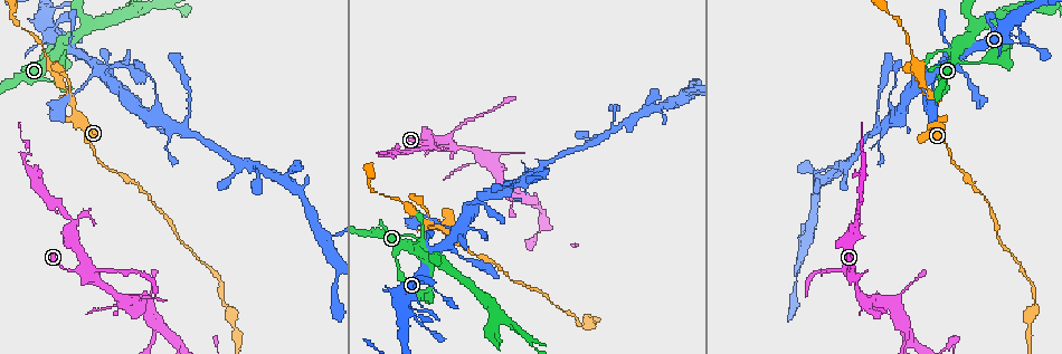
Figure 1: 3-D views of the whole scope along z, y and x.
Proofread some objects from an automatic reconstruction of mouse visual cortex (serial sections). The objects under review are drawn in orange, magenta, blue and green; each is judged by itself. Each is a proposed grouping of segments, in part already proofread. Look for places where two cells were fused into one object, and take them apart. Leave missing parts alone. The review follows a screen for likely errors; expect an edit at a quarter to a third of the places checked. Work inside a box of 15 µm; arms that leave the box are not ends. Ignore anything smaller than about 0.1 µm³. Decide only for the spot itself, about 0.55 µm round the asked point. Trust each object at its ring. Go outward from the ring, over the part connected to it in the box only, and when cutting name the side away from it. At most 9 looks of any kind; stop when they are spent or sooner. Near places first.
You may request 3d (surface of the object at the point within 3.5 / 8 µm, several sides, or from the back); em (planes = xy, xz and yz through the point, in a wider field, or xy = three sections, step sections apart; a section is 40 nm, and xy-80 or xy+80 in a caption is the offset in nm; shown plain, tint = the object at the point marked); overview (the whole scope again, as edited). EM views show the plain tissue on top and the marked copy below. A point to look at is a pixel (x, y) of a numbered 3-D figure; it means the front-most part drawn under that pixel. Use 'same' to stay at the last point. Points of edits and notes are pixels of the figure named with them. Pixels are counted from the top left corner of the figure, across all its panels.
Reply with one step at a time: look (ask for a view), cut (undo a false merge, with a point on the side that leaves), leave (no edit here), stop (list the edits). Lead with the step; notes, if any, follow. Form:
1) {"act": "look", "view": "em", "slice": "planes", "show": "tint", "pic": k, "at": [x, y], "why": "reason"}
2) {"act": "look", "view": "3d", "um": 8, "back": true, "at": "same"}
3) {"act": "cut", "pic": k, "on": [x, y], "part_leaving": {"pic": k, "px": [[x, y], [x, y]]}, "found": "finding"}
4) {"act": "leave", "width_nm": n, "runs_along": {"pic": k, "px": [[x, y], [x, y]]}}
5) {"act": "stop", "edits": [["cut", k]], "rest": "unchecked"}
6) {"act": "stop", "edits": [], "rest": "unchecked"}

{"act": "look", "view": "3d", "um": 3.5, "pic": 1, "at": [73, 108], "why": "a narrow waist"}

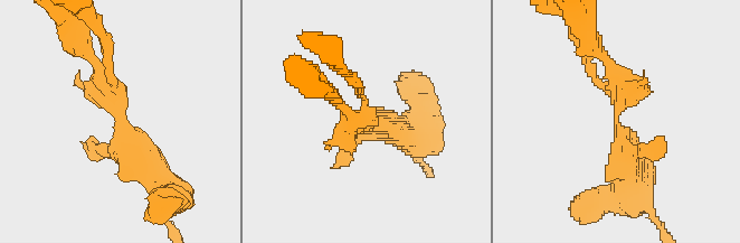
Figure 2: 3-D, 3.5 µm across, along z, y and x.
{"act": "look", "view": "em", "slice": "xy", "step": 1, "show": "tint", "pic": 2, "at": [616, 115]}

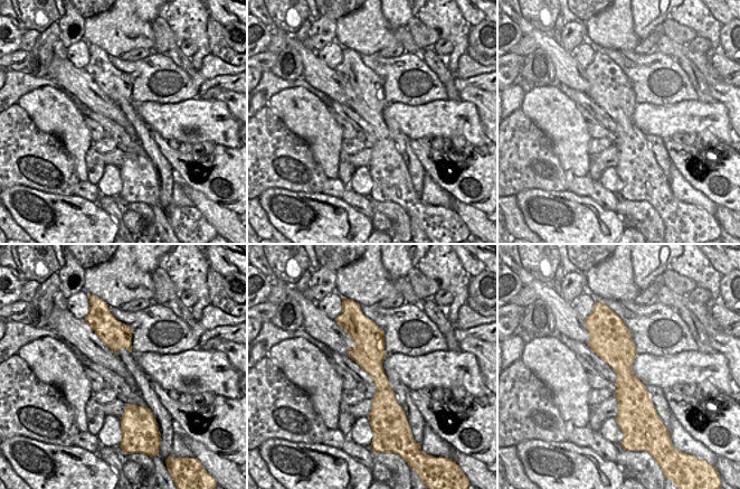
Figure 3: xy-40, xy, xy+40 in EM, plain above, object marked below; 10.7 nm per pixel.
{"act": "leave", "runs_along": {"pic": 3, "px": [[366, 321], [379, 417]]}, "found": "one cell here"}

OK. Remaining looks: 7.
{"act": "look", "view": "3d", "um": 3.5, "pic": 1, "at": [536, 168], "why": "thick turns thin"}

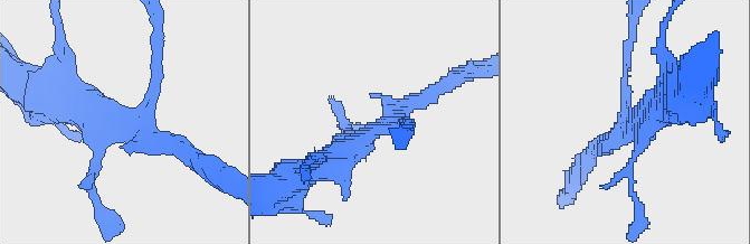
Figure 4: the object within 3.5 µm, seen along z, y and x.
{"act": "look", "view": "em", "slice": "xy", "step": 1, "show": "tint", "pic": 4, "at": [633, 125], "why": "now the EM"}

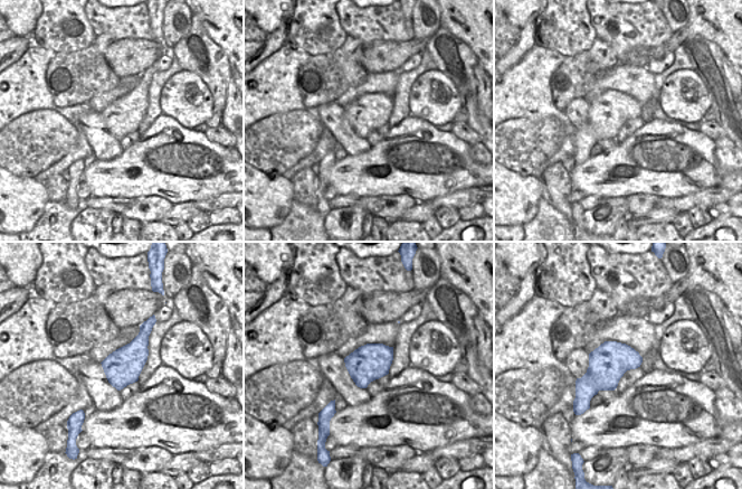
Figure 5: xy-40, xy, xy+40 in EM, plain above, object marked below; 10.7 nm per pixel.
{"act": "leave", "runs_along": {"pic": 4, "px": [[319, 166], [436, 91]]}, "found": "one cell here"}

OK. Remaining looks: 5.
{"act": "look", "view": "3d", "um": 3.5, "pic": 1, "at": [86, 268]}

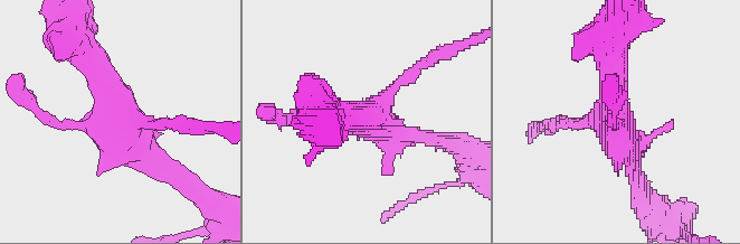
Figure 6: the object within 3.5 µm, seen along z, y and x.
{"act": "look", "view": "em", "slice": "xy", "step": 3, "show": "tint", "pic": 6, "at": [107, 125], "why": "need the tissue"}

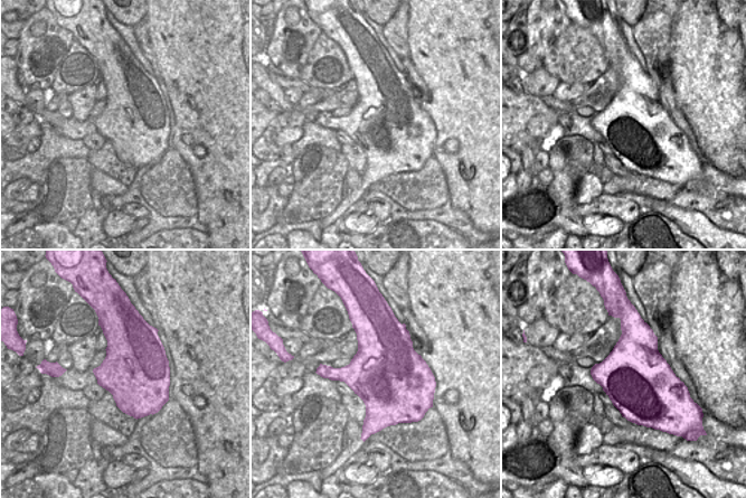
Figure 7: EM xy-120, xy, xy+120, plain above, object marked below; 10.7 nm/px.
{"act": "leave", "runs_along": {"pic": 6, "px": [[37, 110], [57, 124], [116, 124], [168, 166]]}, "found": "all the same cell"}

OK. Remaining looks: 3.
{"act": "look", "view": "3d", "um": 3.5, "pic": 1, "at": [76, 228], "why": "sudden change in width"}

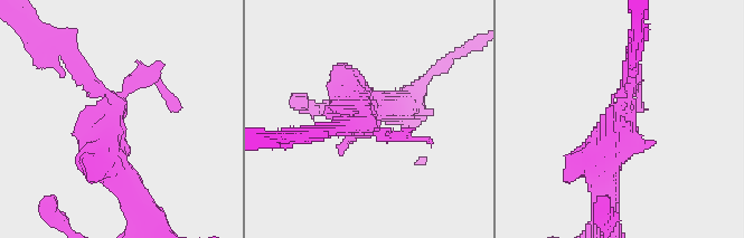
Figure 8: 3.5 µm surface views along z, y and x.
{"act": "look", "view": "em", "slice": "xy", "step": 1, "show": "tint", "pic": 8, "at": [365, 119], "why": "shape alone is not enough"}

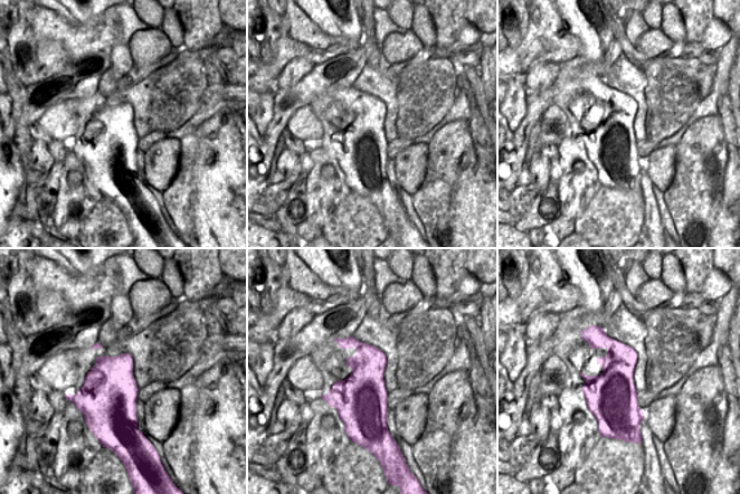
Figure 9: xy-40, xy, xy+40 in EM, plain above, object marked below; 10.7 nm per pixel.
{"act": "leave", "runs_along": {"pic": 8, "px": [[118, 177], [114, 102], [69, 54]]}, "found": "all the same cell"}

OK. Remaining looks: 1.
{"act": "stop", "edits": [], "rest": "unchecked"}

